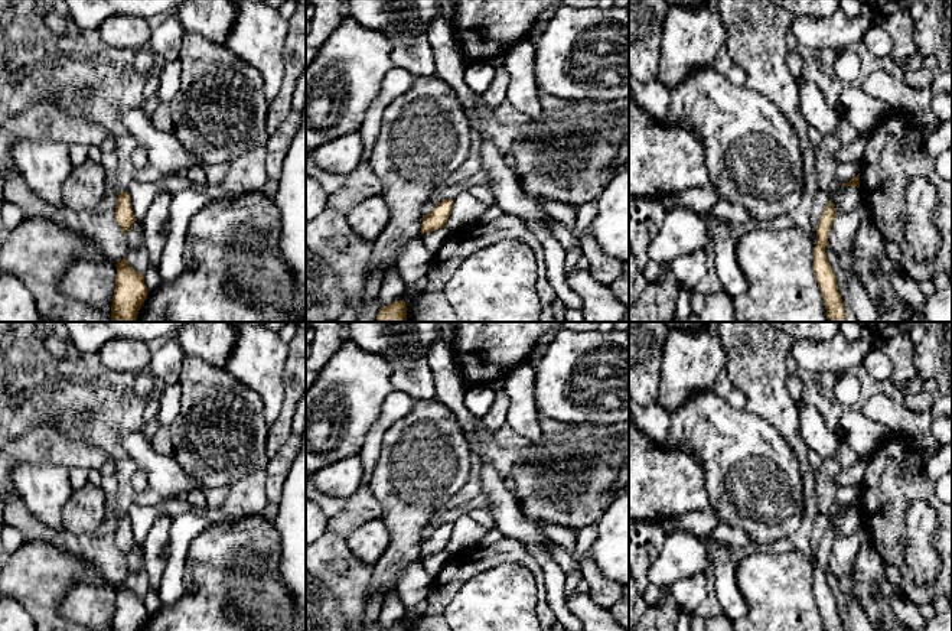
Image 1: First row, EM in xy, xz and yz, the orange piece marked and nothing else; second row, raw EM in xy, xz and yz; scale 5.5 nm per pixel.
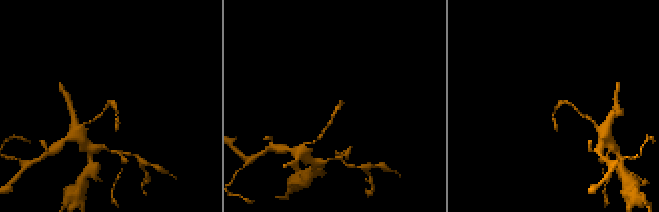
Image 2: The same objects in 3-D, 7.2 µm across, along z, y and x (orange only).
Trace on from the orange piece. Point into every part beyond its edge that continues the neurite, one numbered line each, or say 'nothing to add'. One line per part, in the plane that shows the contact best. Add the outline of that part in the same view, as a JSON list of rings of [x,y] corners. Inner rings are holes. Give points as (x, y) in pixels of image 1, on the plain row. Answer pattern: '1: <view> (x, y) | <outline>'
nothing to add

